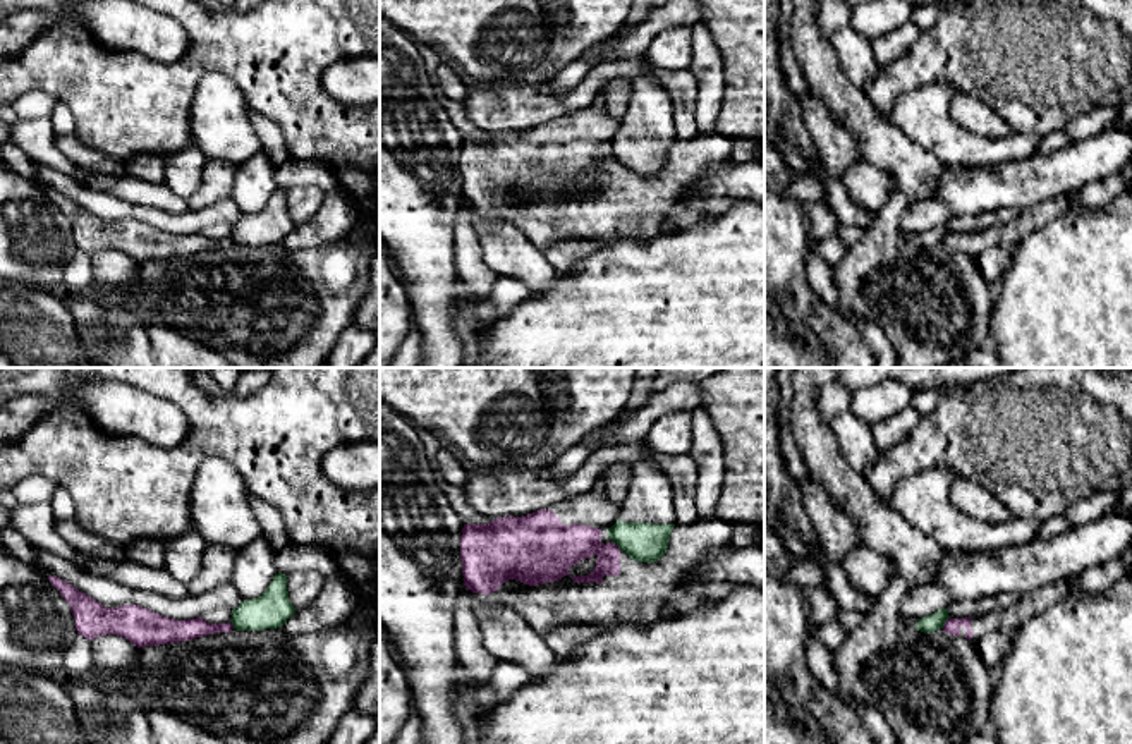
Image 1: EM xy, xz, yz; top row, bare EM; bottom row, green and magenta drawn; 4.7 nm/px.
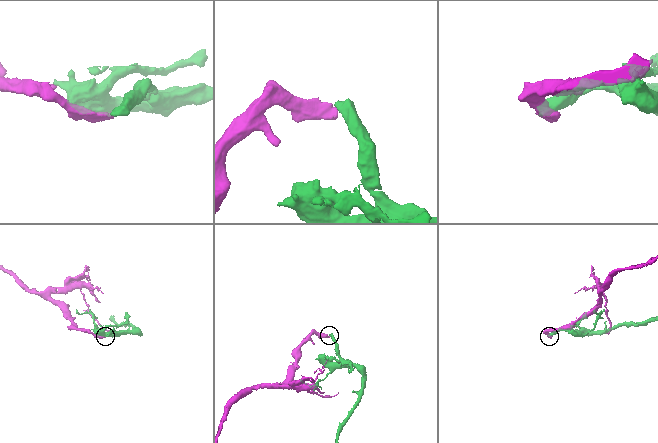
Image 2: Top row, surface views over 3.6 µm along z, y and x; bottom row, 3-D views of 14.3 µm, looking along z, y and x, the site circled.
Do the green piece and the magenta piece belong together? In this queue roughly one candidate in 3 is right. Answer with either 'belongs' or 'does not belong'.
does not belong

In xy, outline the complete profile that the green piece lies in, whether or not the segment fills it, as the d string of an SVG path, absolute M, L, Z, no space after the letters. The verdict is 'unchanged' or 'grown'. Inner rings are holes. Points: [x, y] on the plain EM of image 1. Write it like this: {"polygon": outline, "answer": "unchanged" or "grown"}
{"polygon": "M278 187L261 211L244 215L232 225L230 237L235 246L265 246L282 242L294 229L287 191Z", "answer": "unchanged"}

